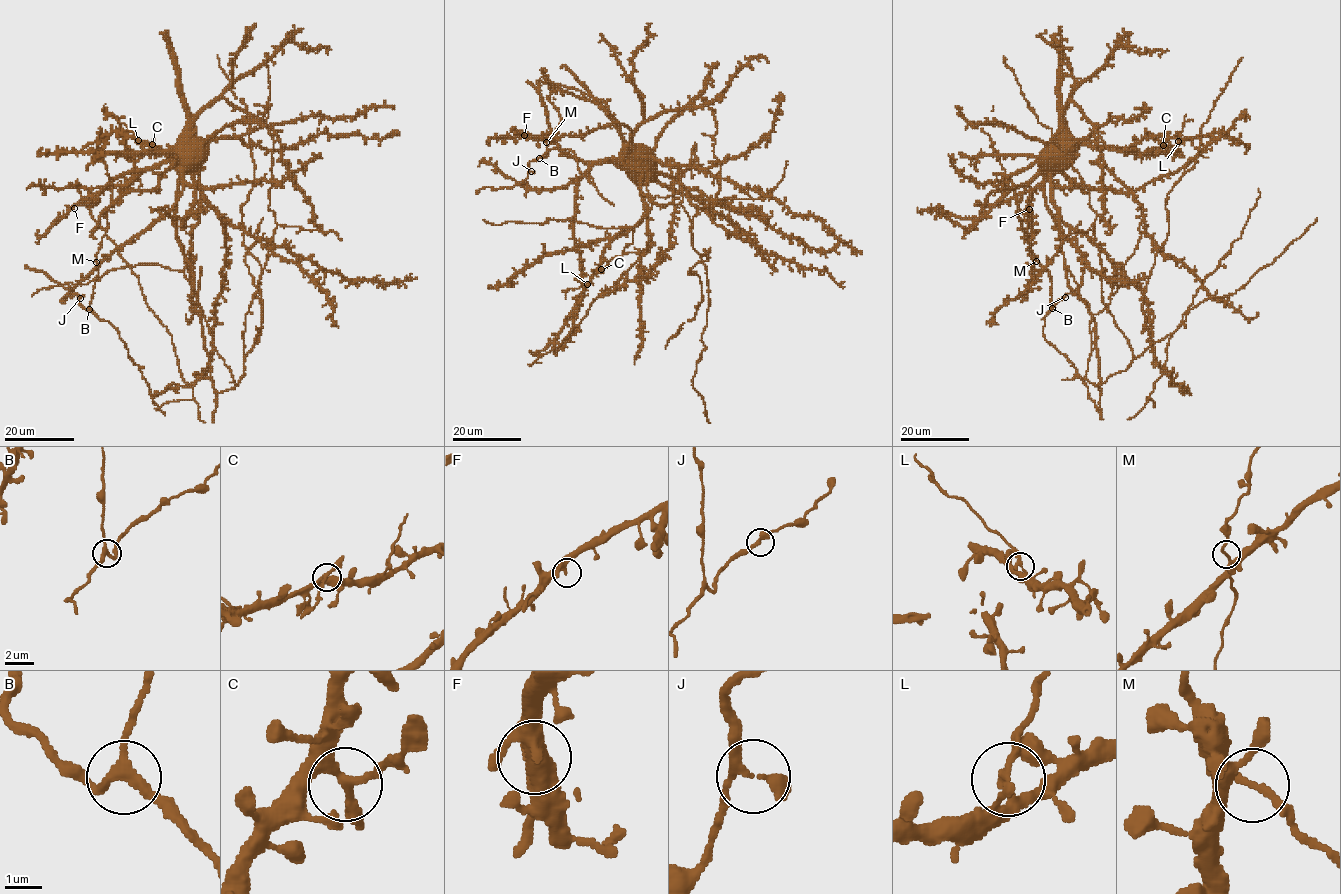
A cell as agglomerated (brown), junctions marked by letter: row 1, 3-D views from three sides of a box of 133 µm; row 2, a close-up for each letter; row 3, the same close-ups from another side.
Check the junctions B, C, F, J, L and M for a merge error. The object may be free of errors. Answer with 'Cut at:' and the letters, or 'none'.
Cut at: L

